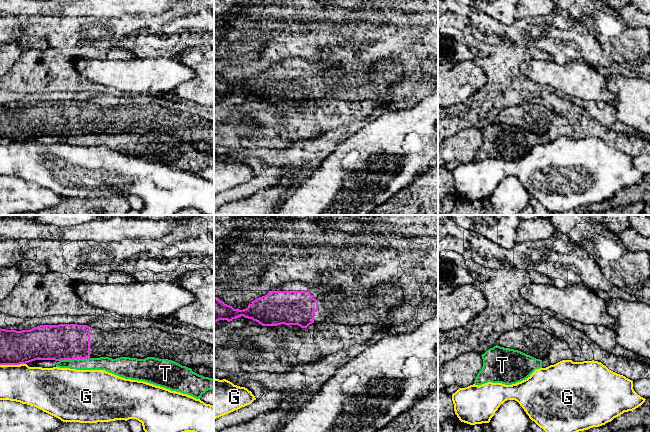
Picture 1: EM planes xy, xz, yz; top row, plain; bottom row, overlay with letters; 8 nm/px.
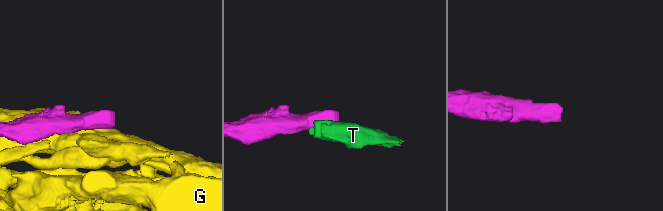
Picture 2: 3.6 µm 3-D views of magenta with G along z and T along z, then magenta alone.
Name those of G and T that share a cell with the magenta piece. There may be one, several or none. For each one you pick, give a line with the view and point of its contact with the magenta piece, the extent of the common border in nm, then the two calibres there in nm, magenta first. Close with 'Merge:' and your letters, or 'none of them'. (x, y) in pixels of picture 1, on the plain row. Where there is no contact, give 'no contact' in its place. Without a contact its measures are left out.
Merge: none of them

